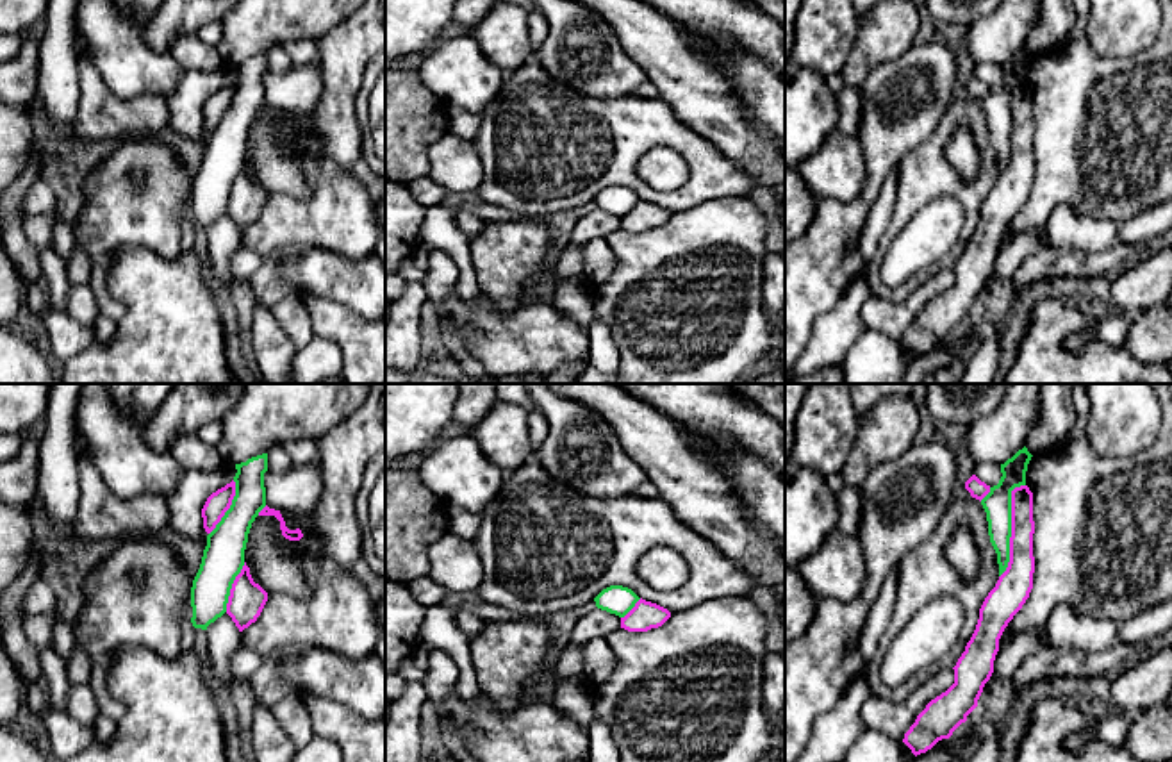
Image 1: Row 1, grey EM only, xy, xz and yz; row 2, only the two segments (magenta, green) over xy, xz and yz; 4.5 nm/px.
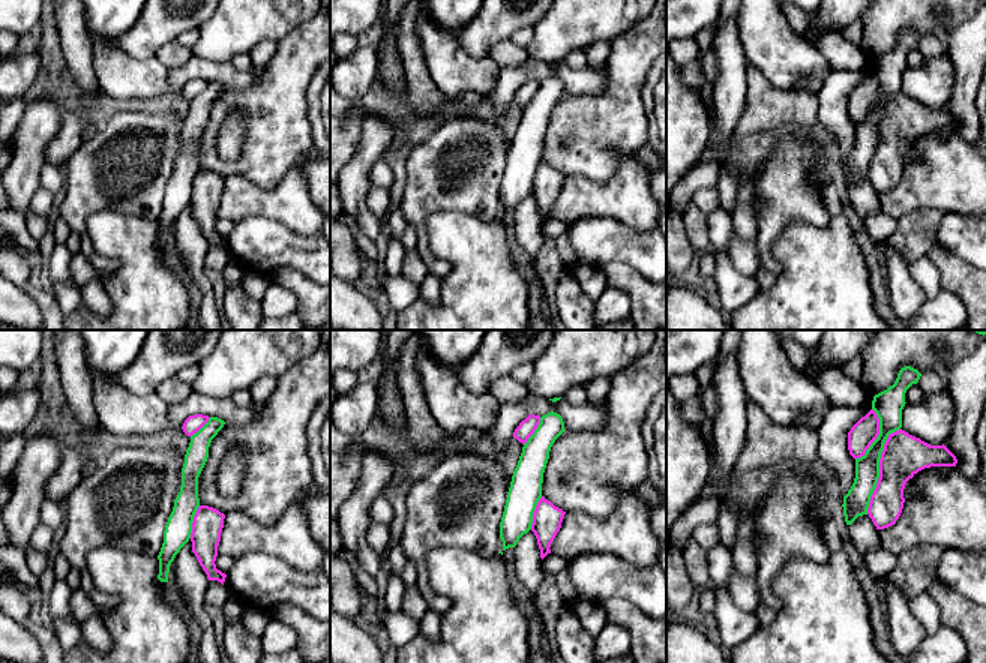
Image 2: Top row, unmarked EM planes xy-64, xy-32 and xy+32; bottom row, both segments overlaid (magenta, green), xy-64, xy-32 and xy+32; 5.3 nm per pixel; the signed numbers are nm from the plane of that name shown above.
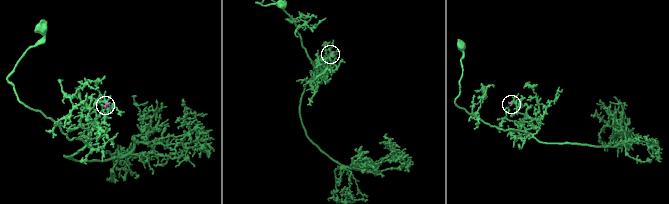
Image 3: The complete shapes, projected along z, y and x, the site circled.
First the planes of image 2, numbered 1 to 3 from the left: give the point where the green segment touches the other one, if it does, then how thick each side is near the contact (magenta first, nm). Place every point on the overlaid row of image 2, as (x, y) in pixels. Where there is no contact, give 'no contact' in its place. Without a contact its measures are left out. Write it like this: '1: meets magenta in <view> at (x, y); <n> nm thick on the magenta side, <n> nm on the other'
1: meets magenta in xy-64 at (192, 522); 160 nm thick on the magenta side, 140 nm on the other
2: meets magenta in xy-32 at (533, 513); 160 nm thick on the magenta side, 180 nm on the other
3: meets magenta in xy+32 at (880, 470); 220 nm thick on the magenta side, 140 nm on the other

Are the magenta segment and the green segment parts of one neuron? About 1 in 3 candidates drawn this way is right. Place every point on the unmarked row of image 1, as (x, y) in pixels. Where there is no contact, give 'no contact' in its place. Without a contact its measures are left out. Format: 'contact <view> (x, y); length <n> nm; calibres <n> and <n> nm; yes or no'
contact yz (1012, 129); length 440 nm; calibres 150 and 130 nm; no

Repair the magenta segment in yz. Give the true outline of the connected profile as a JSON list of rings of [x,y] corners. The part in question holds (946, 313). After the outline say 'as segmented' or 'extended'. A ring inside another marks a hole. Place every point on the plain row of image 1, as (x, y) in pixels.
[[[1028,86],[1011,91],[1010,162],[979,209],[979,219],[954,269],[954,284],[931,300],[904,334],[903,343],[917,357],[949,339],[978,307],[994,273],[999,239],[1033,189],[1033,93]]] | as segmented

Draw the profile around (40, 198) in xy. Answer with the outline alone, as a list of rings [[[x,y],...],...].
[[[50,177],[37,180],[29,189],[21,209],[27,216],[52,214],[57,209],[57,196],[50,186]]]

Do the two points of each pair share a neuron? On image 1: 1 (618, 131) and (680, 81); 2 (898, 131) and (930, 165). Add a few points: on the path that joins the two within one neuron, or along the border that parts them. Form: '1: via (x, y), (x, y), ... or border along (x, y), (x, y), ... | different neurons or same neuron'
1: border along (659, 97), (689, 125) | different neurons
2: border along (942, 116), (933, 132), (914, 147), (898, 168) | different neurons

